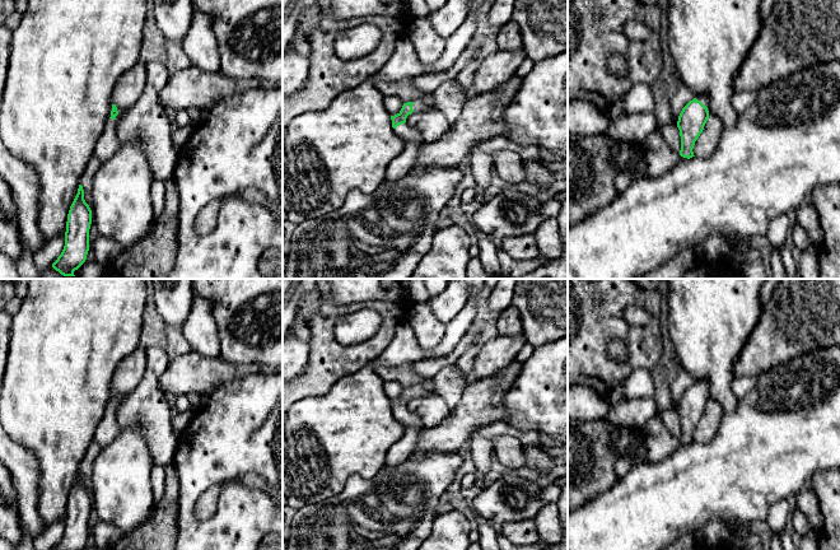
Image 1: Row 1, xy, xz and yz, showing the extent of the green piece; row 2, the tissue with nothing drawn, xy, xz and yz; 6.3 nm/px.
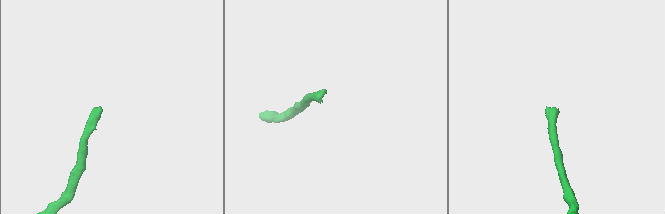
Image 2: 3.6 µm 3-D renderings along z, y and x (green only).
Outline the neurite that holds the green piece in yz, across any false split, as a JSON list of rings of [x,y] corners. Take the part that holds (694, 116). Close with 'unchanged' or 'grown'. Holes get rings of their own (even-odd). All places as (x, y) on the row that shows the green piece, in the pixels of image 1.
[[[701,95],[690,101],[681,111],[677,121],[677,127],[681,136],[680,155],[683,158],[692,158],[694,145],[709,118],[708,97]]] | grown

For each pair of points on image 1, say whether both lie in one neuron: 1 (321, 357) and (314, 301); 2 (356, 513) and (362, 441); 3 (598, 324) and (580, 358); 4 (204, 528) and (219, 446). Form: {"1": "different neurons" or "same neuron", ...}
{"1": "different neurons", "2": "different neurons", "3": "same neuron", "4": "same neuron"}

